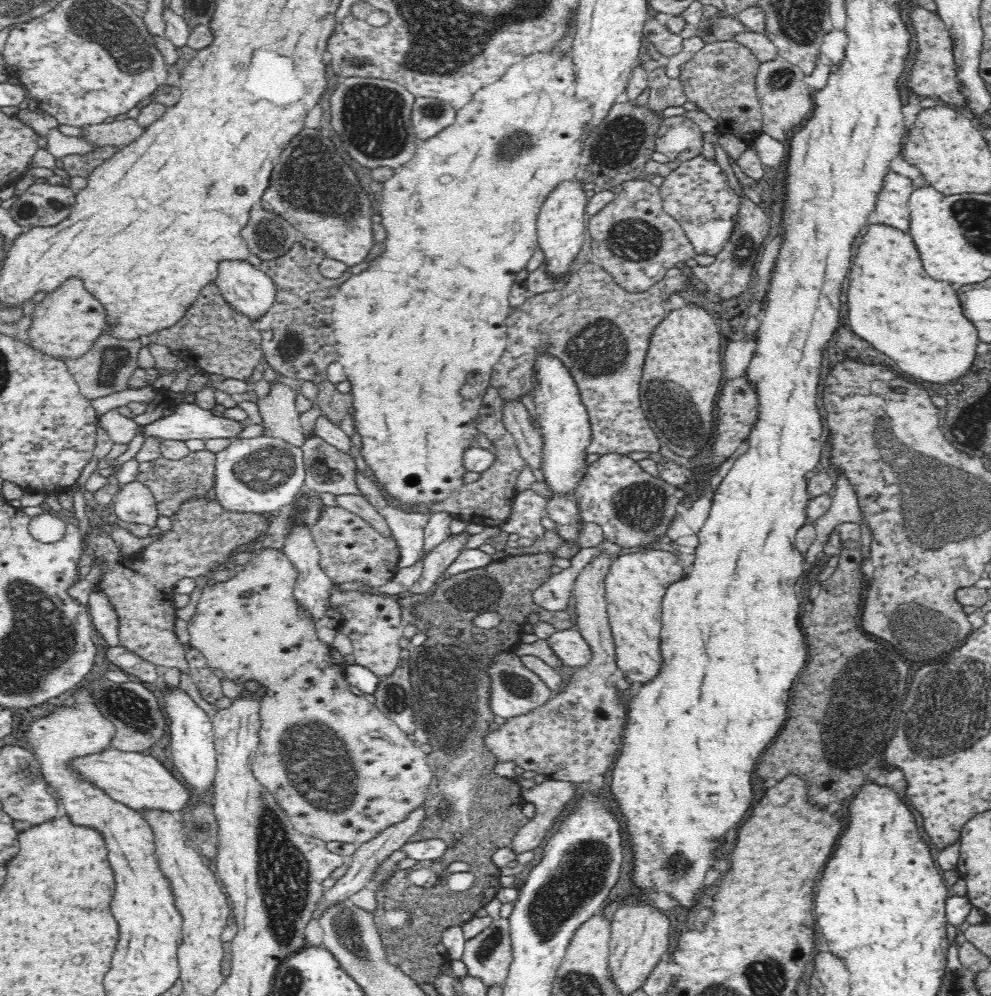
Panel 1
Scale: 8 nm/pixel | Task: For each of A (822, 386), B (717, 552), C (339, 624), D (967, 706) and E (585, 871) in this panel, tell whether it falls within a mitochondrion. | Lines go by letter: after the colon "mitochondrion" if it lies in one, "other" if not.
A: other
B: other
C: other
D: mitochondrion
E: mitochondrion

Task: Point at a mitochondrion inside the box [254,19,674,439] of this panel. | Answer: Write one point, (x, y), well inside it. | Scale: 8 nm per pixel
(310, 181)

